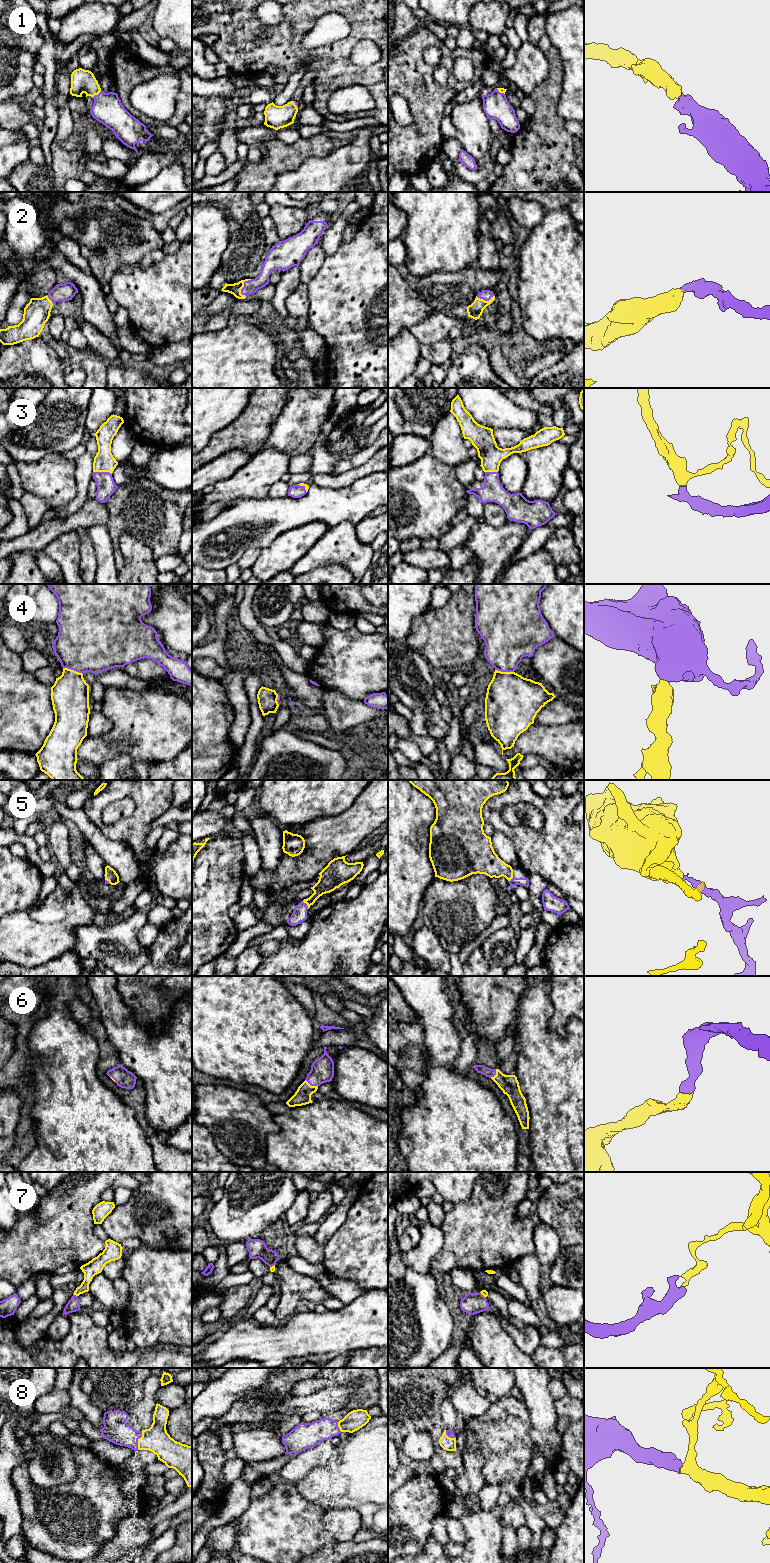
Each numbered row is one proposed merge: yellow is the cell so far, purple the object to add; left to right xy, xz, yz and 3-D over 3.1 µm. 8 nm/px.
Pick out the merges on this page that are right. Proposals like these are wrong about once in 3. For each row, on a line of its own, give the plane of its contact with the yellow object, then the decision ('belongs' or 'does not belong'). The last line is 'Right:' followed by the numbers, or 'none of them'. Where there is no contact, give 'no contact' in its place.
1: xy | belongs
2: xz | belongs
3: xy | belongs
4: xy | belongs
5: xz | belongs
6: xz | belongs
7: xy | does not belong
8: xy | belongs
Right: 1, 2, 3, 4, 5, 6, 8

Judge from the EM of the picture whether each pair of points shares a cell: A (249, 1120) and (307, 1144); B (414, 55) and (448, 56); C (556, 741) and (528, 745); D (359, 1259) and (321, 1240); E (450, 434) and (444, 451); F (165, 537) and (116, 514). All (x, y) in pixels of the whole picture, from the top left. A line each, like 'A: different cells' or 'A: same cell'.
A: different cells
B: same cell
C: same cell
D: different cells
E: same cell
F: same cell

